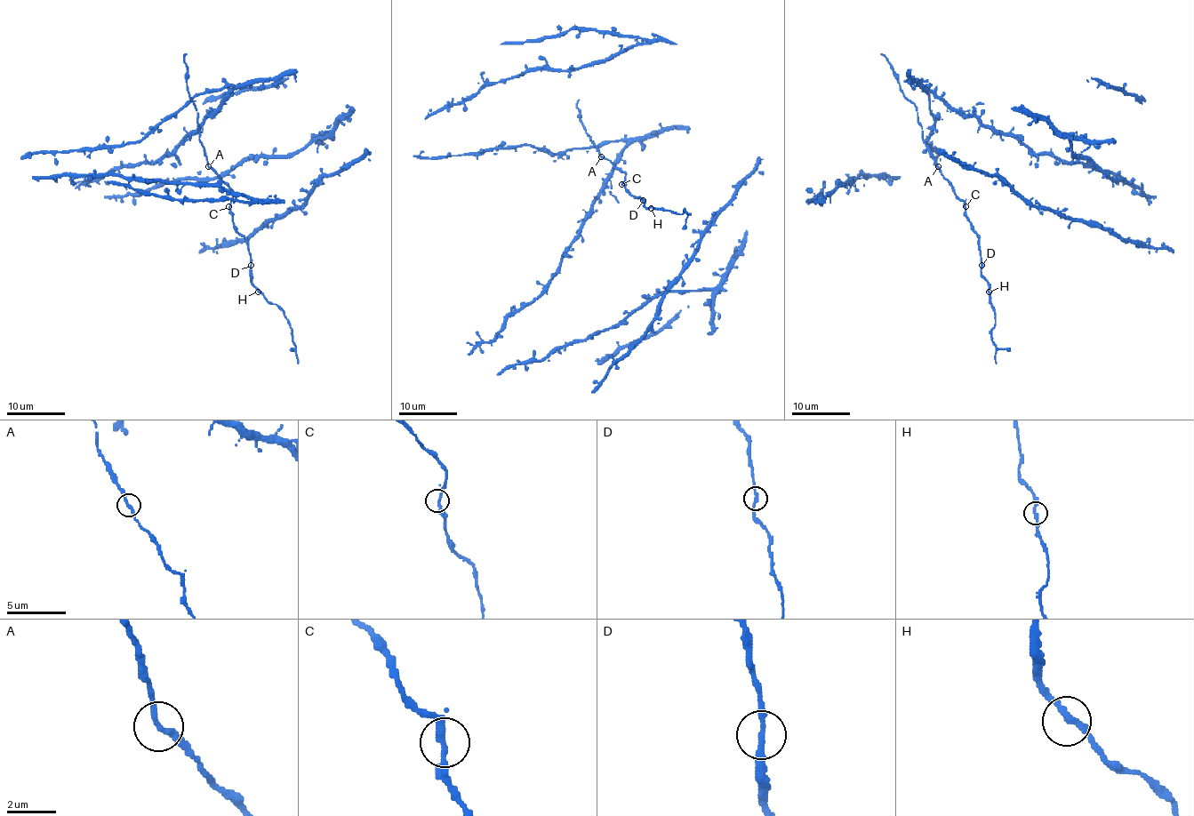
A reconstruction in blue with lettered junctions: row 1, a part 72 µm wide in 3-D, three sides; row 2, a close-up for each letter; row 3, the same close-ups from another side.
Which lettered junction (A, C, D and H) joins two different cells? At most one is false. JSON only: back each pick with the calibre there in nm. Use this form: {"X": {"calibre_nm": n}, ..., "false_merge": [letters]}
{"false_merge": []}

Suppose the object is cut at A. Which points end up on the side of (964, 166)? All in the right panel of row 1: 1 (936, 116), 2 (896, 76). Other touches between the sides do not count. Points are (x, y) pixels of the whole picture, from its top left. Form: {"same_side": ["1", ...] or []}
{"same_side": ["1"]}

